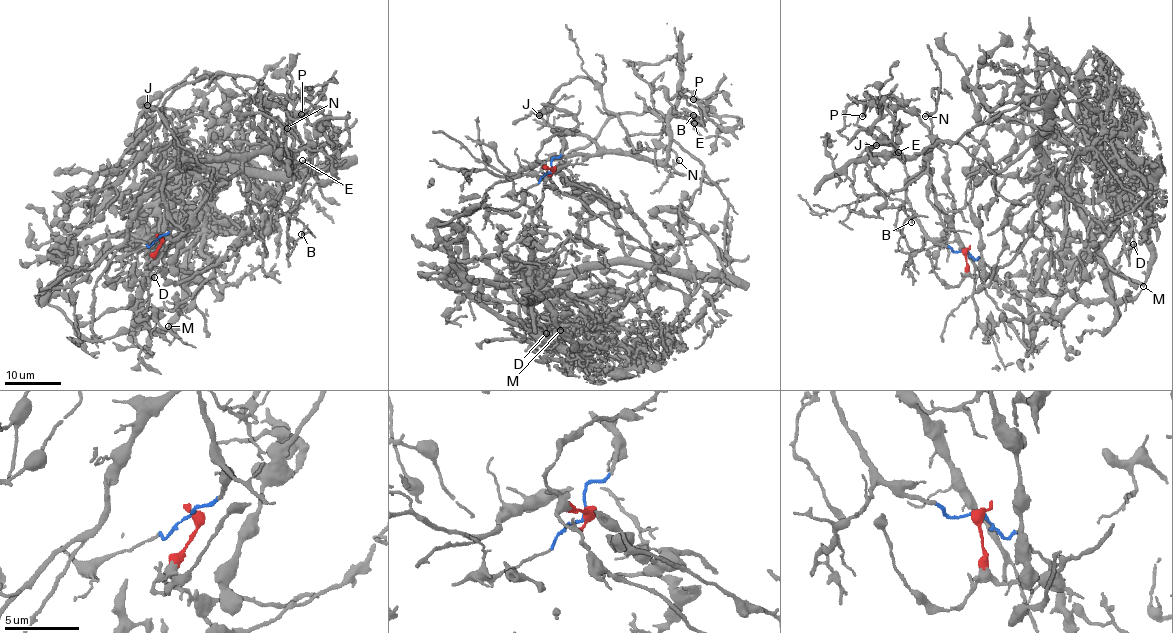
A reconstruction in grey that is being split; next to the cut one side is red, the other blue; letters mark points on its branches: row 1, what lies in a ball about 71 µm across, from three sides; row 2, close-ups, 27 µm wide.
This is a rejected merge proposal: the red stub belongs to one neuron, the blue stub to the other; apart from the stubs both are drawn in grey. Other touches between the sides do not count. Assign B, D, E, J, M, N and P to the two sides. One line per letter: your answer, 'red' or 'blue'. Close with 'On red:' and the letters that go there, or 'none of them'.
B: blue
D: red
E: blue
J: blue
M: red
N: blue
P: blue
On red: D, M

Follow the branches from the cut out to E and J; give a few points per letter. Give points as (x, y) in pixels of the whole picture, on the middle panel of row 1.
E: (552, 169), (563, 143), (556, 131), (663, 162), (669, 120), (682, 97), (693, 98), (707, 118), (695, 124)
J: (552, 169), (560, 128), (600, 148), (634, 149), (601, 89), (583, 76), (560, 87), (539, 116)

